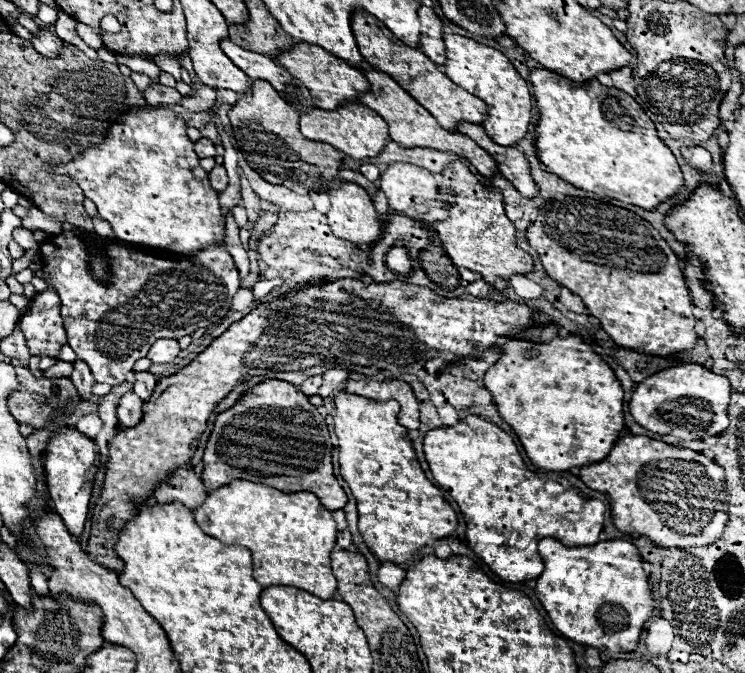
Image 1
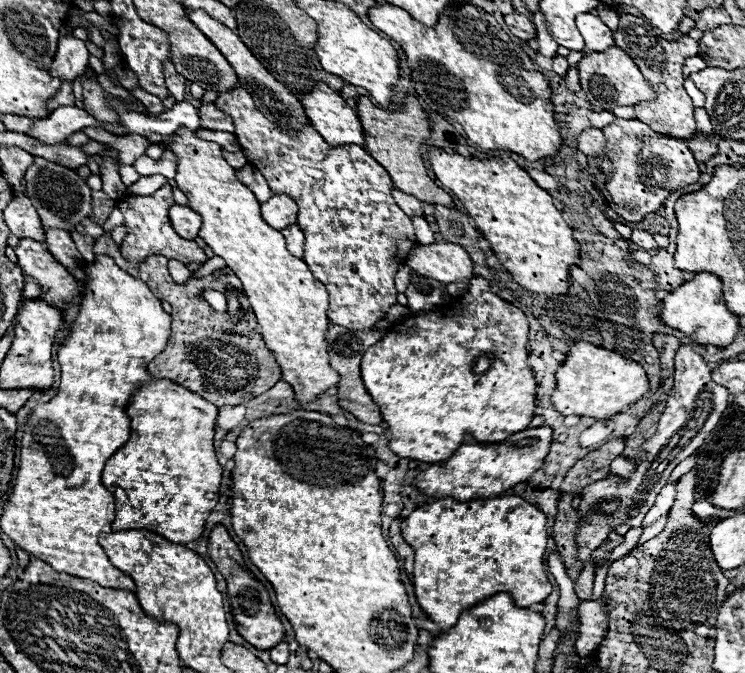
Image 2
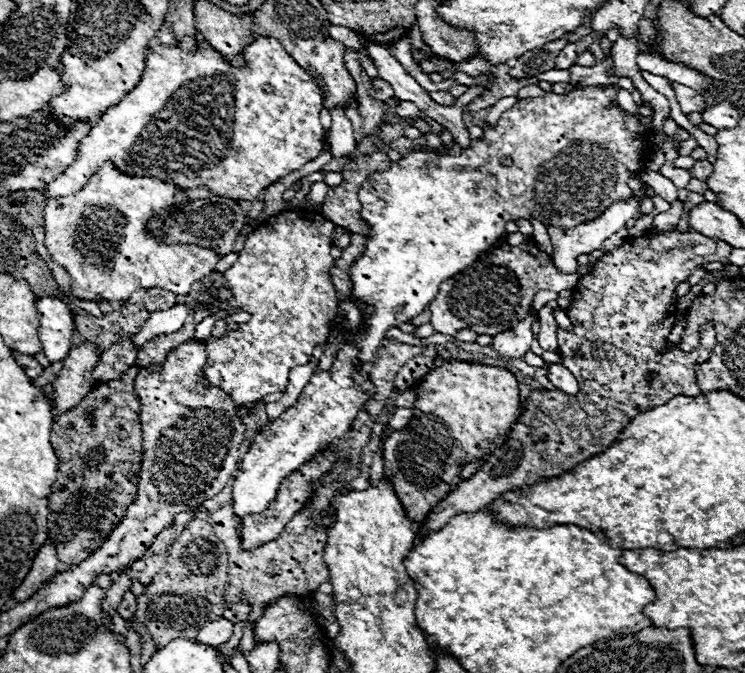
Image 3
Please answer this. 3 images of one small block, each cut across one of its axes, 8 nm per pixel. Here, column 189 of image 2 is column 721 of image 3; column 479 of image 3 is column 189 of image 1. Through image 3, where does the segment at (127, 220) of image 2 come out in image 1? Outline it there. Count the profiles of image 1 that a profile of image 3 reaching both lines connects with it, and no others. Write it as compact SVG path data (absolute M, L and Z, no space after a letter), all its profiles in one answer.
M178 468L168 482L162 482L156 492L154 498L158 504L170 504L170 502L182 502L188 510L196 510L198 506L204 504L208 490L202 484L202 476L200 472L194 470L186 470L186 468Z

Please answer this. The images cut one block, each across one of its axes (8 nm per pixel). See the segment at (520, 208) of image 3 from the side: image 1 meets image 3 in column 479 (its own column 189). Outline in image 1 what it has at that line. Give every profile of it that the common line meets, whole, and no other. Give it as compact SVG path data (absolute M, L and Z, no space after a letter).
M132 108L104 136L100 146L92 146L68 164L58 164L52 172L74 178L90 198L100 218L110 222L116 238L144 248L162 248L192 256L206 246L224 244L224 216L218 204L218 192L210 188L208 174L202 170L192 140L186 136L184 120L166 108Z

